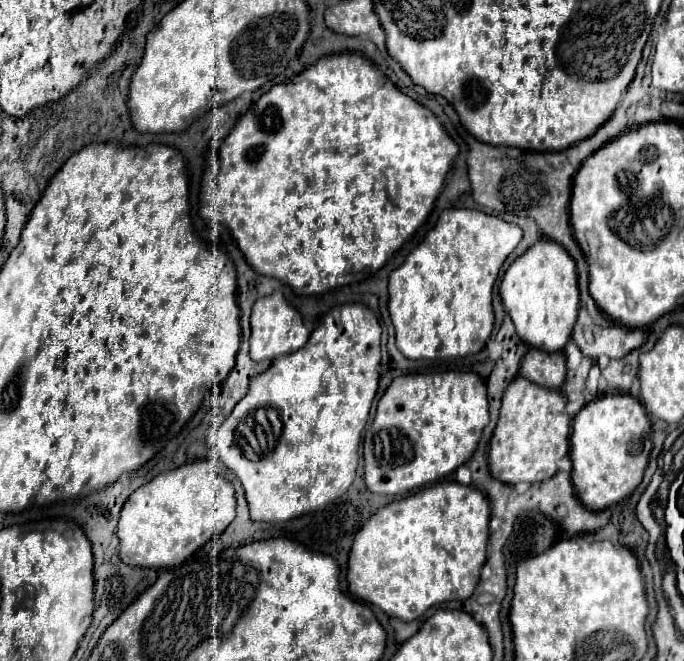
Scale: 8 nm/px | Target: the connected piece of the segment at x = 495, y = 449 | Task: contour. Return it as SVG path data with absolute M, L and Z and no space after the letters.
M519 376L503 394L499 422L489 442L491 476L503 484L541 482L557 472L557 462L569 452L571 416L565 414L565 398Z

